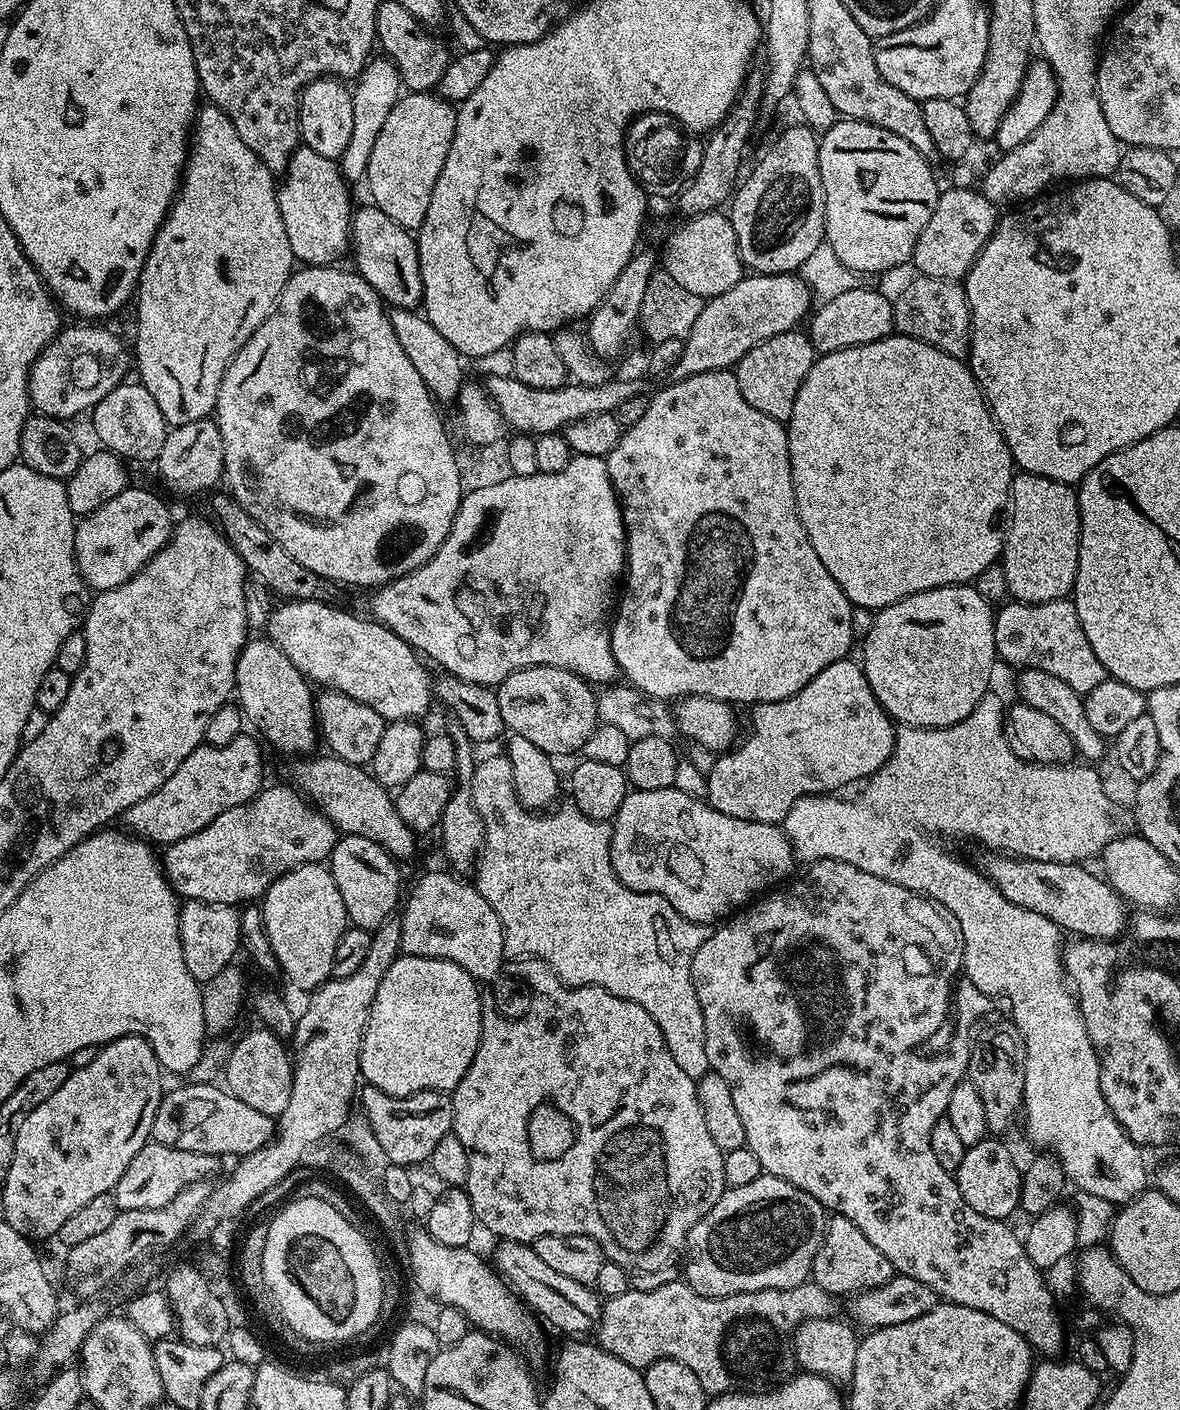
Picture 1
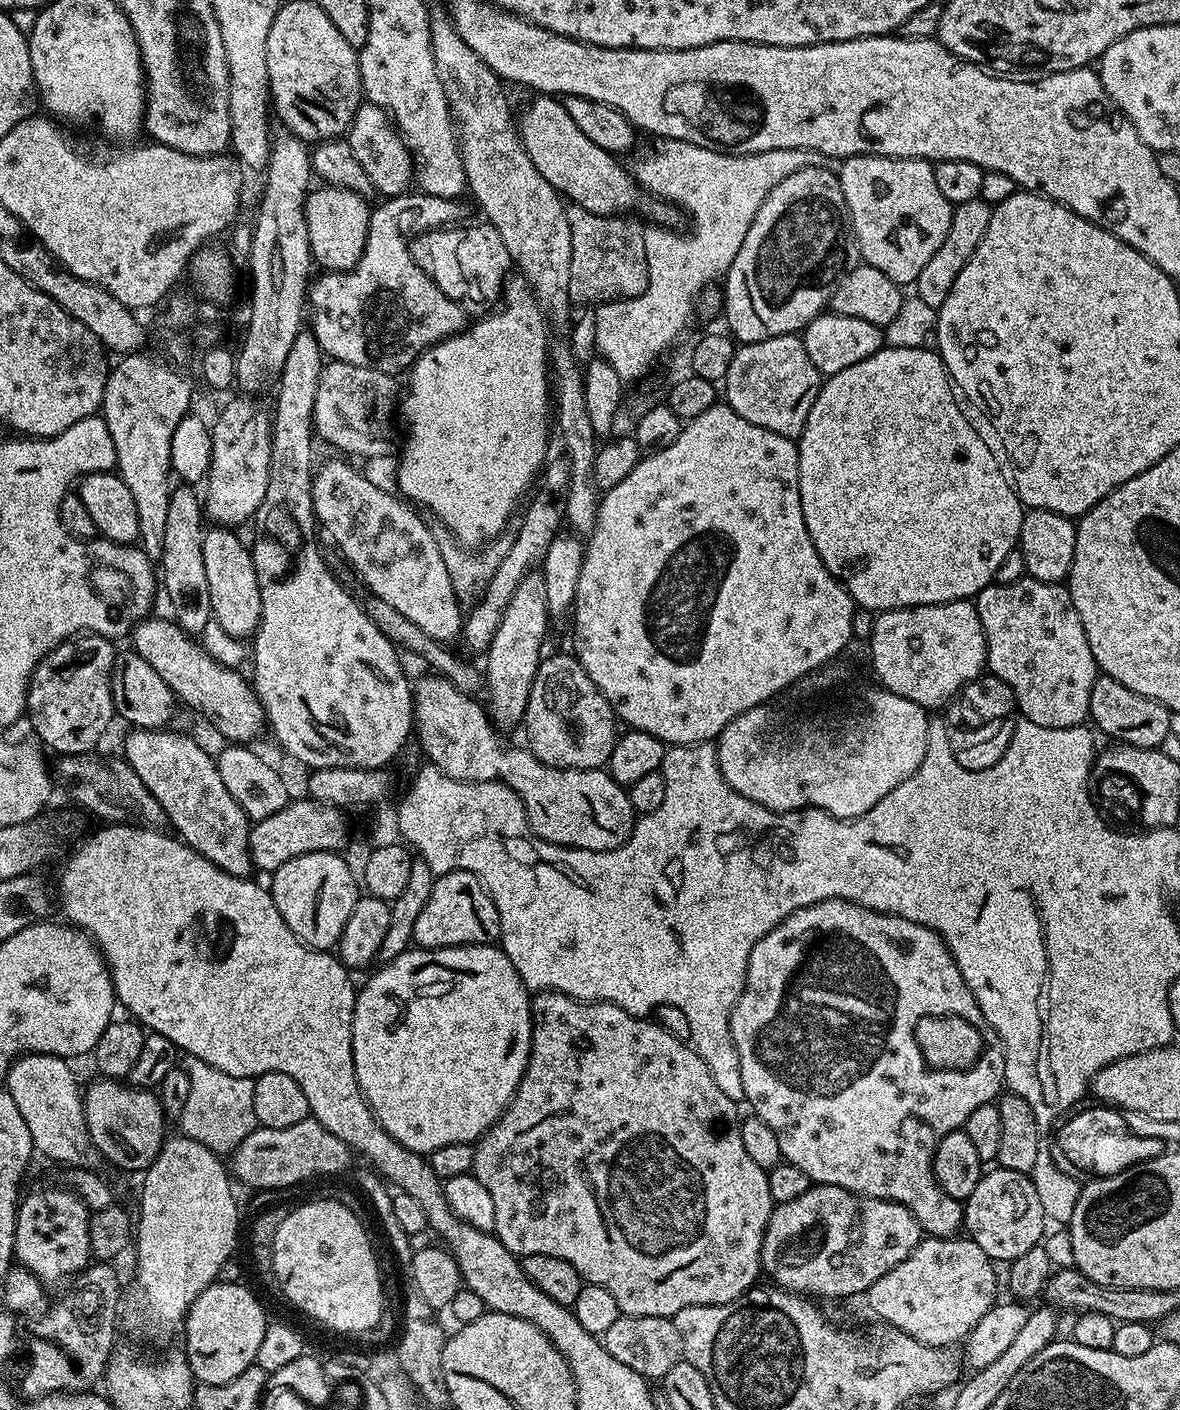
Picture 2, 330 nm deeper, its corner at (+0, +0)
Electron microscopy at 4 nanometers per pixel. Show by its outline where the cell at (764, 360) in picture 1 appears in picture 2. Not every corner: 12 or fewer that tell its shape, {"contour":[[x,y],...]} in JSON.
{"contour":[[793,334],[740,344],[728,407],[799,438],[821,383]]}

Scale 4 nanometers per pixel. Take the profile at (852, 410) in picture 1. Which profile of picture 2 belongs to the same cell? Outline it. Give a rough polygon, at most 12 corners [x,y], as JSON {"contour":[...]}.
{"contour":[[939,352],[821,383],[802,518],[873,614],[972,600],[1026,509]]}

